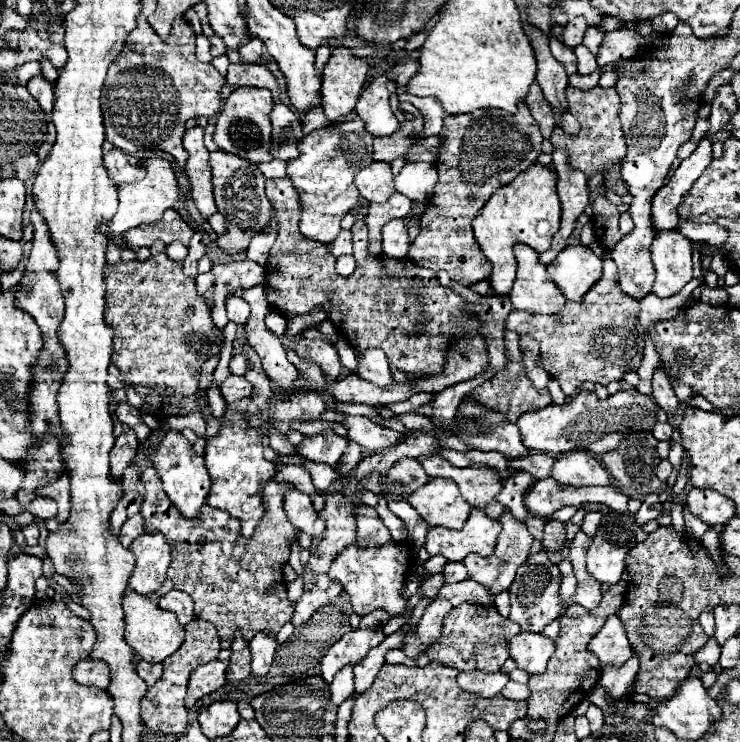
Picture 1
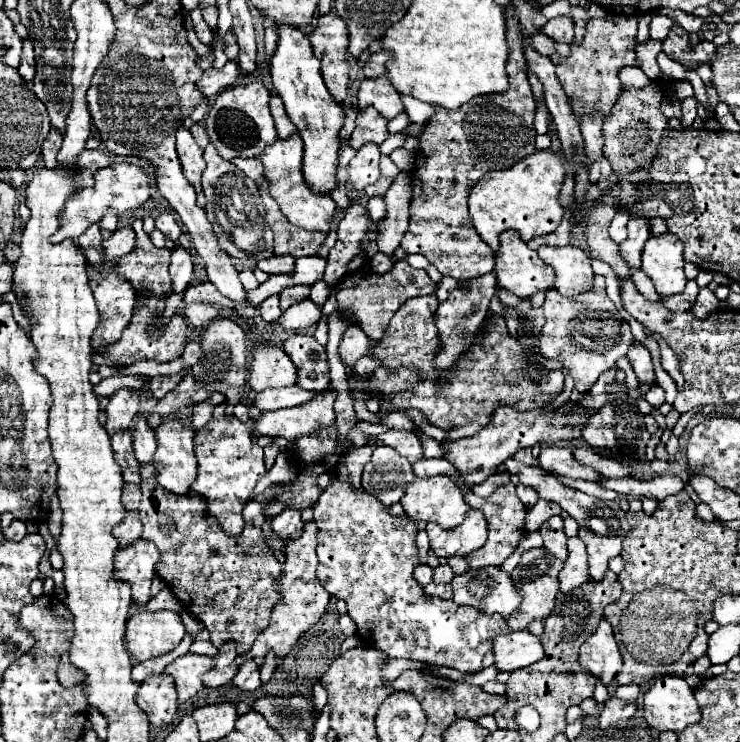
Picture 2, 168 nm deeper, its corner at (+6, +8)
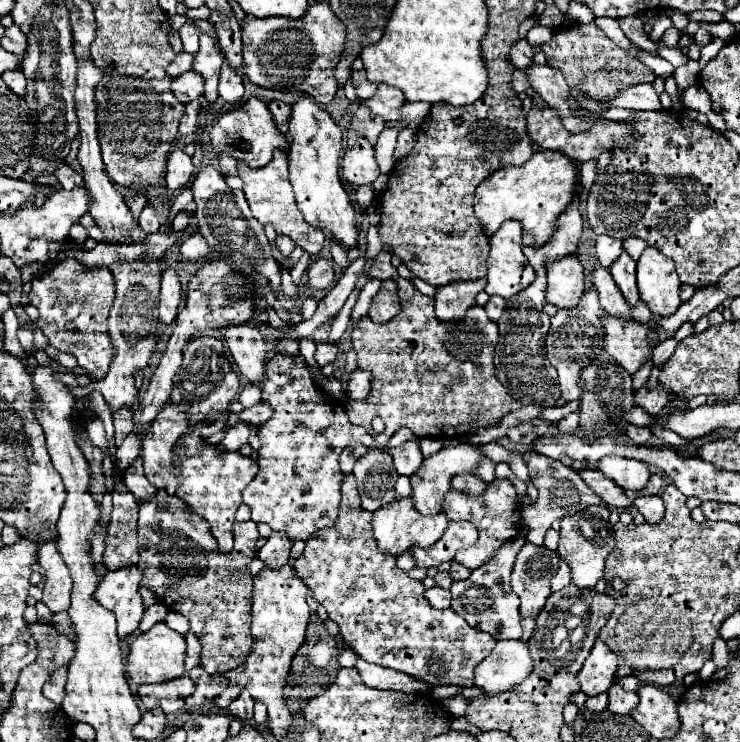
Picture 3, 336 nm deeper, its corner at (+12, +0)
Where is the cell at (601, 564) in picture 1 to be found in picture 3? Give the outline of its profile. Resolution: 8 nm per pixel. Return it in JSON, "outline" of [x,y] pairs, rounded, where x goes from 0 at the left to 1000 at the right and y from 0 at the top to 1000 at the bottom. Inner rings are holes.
{"outline":[[[800,681],[800,689],[789,686],[789,689],[781,689],[776,697],[765,694],[759,699],[754,745],[770,761],[773,786],[784,794],[803,794],[808,780],[816,775],[819,751],[824,748],[824,743],[832,740],[832,724],[830,724],[822,697],[824,697],[824,689],[819,681]],[[797,699],[800,699],[800,705],[797,705]]]}

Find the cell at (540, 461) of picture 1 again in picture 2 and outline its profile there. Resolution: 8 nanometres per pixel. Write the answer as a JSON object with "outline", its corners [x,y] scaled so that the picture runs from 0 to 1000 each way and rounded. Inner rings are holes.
{"outline":[[[735,602],[727,621],[732,632],[743,632],[743,635],[751,635],[754,640],[765,640],[773,646],[789,646],[789,648],[816,646],[803,629],[781,624],[770,602]]]}

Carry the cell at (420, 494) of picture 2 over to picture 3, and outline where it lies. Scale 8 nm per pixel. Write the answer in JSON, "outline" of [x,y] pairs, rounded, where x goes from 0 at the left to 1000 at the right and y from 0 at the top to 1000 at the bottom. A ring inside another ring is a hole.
{"outline":[[[546,670],[541,675],[530,675],[519,683],[514,683],[505,691],[505,726],[511,729],[514,743],[519,745],[530,745],[530,748],[541,748],[543,743],[554,740],[557,735],[568,735],[568,737],[581,737],[586,735],[603,716],[608,699],[605,694],[597,689],[589,697],[573,697],[562,689],[562,683],[557,683],[557,670]]]}

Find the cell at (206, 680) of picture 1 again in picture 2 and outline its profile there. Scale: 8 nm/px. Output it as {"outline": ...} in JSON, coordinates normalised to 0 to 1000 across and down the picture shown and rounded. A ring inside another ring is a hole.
{"outline":[[[246,883],[222,899],[222,910],[232,910],[241,931],[241,947],[251,947],[262,939],[276,923],[273,910],[289,899],[286,885],[276,883]]]}

